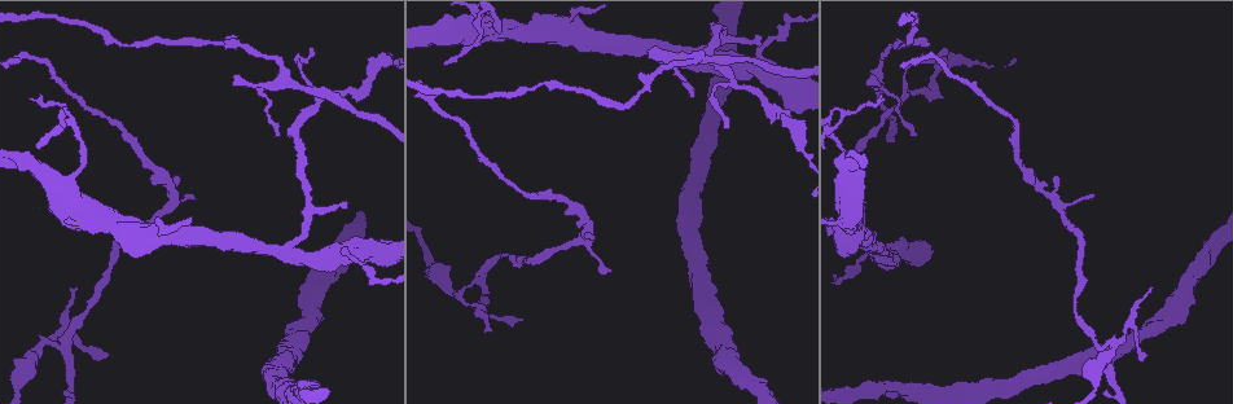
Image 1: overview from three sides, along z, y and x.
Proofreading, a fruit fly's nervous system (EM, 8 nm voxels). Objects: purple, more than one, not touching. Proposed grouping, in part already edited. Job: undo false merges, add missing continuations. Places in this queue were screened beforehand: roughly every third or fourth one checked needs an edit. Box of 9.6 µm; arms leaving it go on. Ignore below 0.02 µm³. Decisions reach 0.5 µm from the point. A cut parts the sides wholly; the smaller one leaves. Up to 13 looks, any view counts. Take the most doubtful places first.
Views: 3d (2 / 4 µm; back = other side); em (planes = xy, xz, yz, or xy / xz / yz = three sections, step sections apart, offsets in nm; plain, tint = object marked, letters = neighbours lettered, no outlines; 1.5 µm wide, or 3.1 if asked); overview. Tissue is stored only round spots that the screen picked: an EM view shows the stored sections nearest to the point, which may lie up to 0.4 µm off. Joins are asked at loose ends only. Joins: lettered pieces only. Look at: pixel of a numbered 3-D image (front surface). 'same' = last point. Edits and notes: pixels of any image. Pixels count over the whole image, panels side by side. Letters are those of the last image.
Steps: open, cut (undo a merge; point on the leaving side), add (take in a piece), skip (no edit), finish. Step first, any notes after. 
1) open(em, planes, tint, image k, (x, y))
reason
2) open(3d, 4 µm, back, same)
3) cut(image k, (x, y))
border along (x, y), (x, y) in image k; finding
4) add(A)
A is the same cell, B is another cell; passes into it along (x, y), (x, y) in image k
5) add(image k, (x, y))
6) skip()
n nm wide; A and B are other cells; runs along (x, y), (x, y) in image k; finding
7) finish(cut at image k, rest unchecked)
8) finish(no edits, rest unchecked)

open(em, planes, letters, image 1, (276, 251))
three arms meet

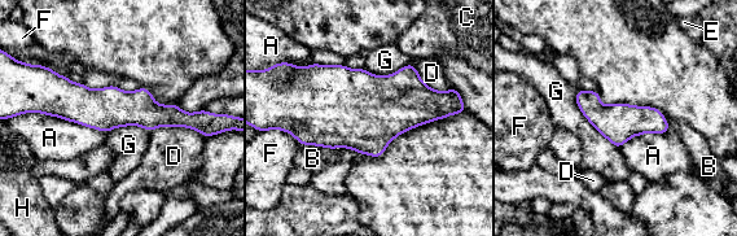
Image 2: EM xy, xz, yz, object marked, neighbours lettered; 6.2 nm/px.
skip()
A, B, C, D, E, F, G and H are other cells; runs along (43, 105), (140, 108), (188, 123) in image 2; all the same cell

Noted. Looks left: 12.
open(3d, 4 µm, image 1, (346, 201))
free end

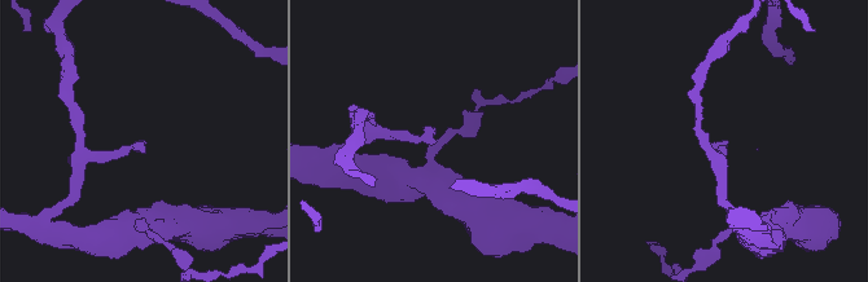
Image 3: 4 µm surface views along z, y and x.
open(em, xy, step 8, tint, image 3, (433, 144))

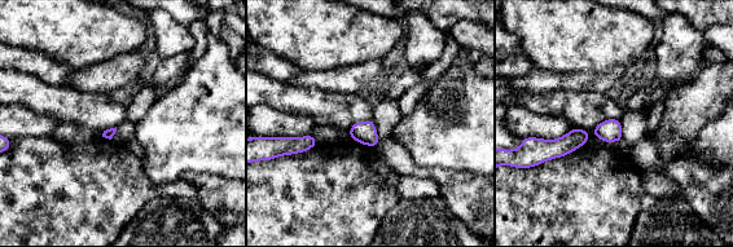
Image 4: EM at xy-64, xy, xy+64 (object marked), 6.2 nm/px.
open(em, planes, letters, same)
cut it another way

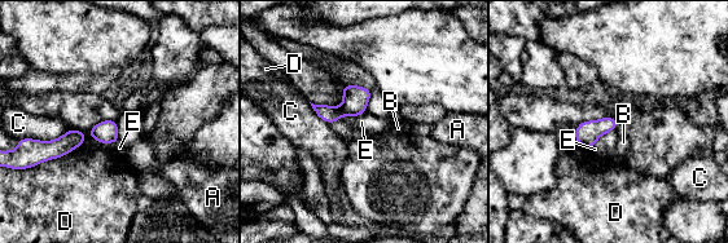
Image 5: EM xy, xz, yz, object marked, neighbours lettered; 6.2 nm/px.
skip()
140 nm wide; A, B, C, D and E are other cells; border along (367, 110), (340, 119) in image 5; no lettered piece goes on from it

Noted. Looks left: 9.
open(em, yz, step 4, tint, image 1, (1096, 385))
thick turns thin

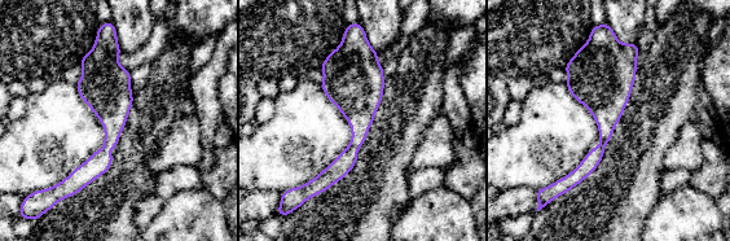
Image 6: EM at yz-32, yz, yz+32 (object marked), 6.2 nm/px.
open(em, planes, letters, same)
cut it another way

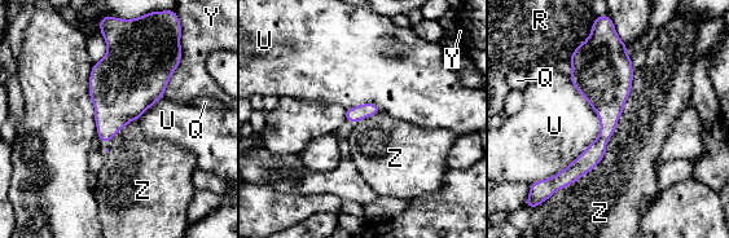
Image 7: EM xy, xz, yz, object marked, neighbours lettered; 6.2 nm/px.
skip()
Q, R, U, Y and Z are other cells; border along (633, 75), (631, 93), (607, 141) in image 7; all the same cell

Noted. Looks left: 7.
open(3d, 4 µm, image 1, (869, 76))
thin end

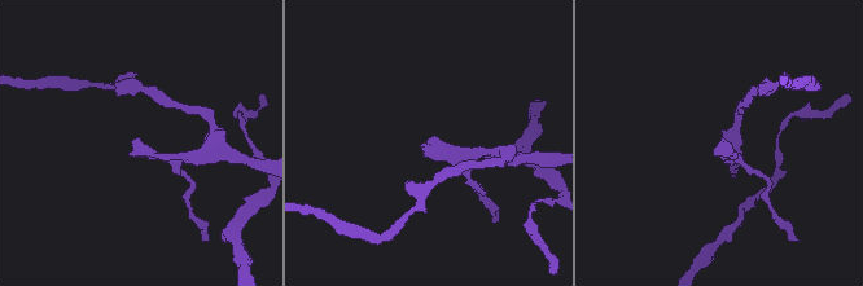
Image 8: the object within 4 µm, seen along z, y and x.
open(em, planes, letters, image 8, (427, 145))
shape alone is not enough

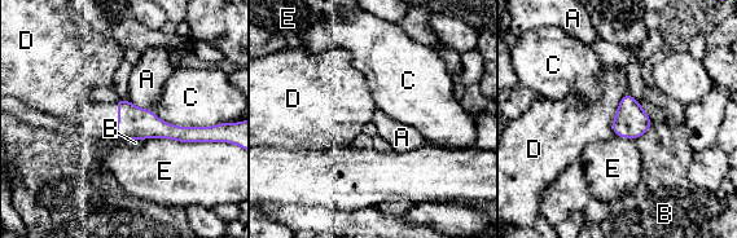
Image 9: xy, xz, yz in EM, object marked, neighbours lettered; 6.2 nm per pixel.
skip()
A, B, C, D and E are other cells; no lettered piece goes on from it

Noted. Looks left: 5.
open(3d, 4 µm, image 1, (280, 135))
thin end

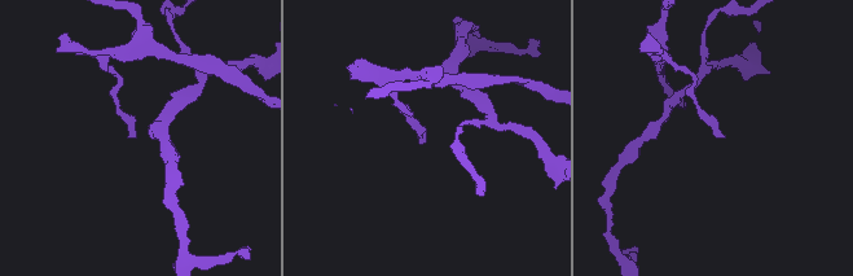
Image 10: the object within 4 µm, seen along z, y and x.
open(em, planes, letters, image 10, (721, 134))
now the EM

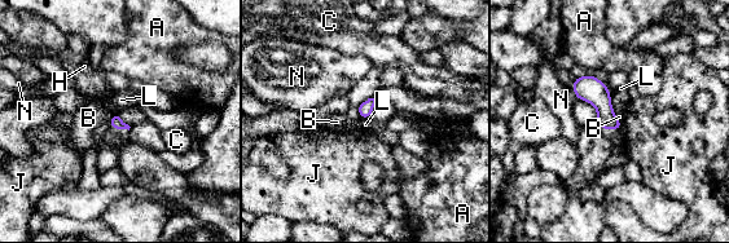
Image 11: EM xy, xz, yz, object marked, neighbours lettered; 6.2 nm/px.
skip()
80 nm wide; A, B, C, H, J, L and N are other cells; no lettered piece goes on from it

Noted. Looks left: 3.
finish(no edits, rest unchecked)

